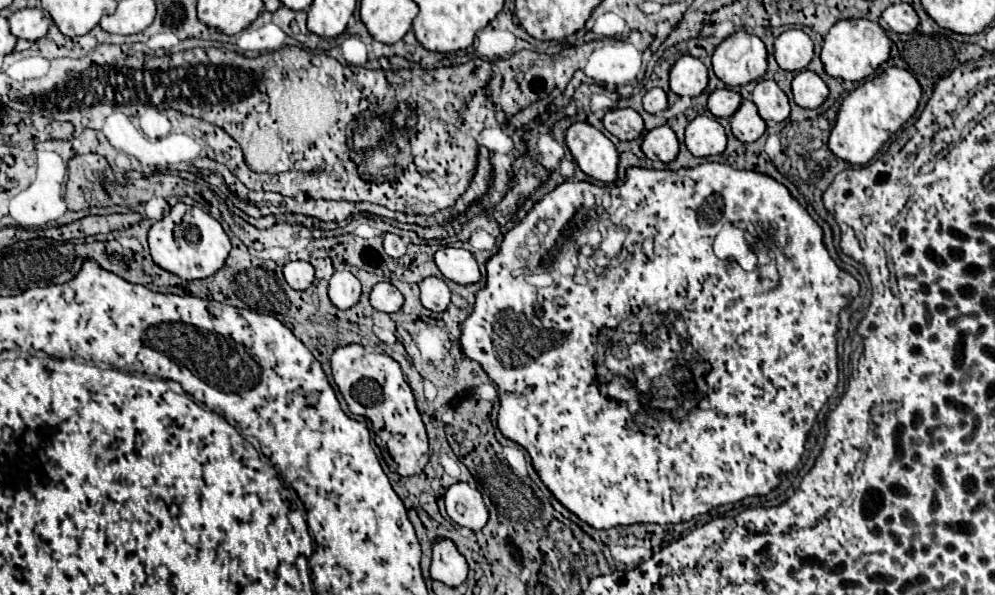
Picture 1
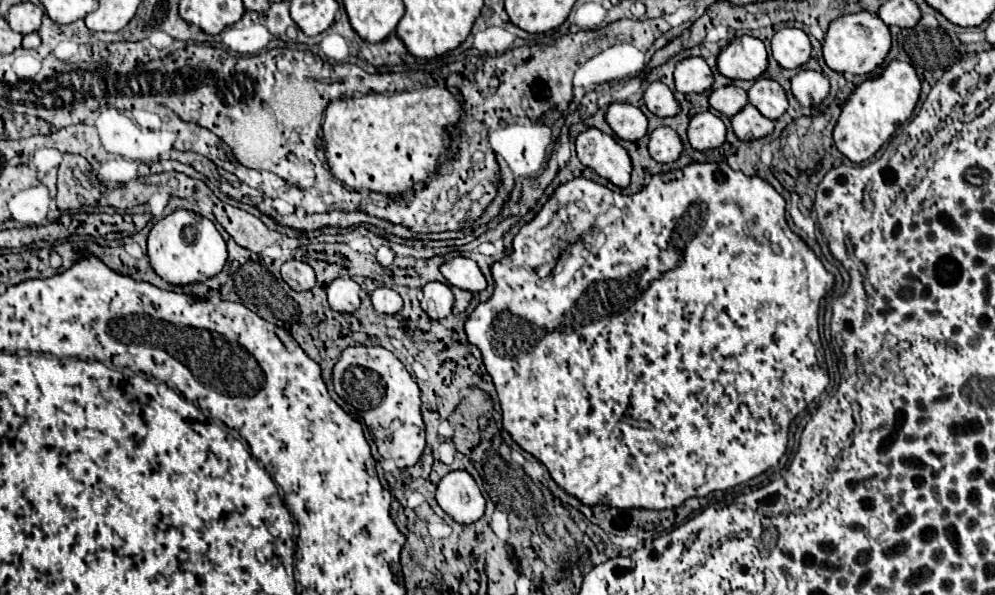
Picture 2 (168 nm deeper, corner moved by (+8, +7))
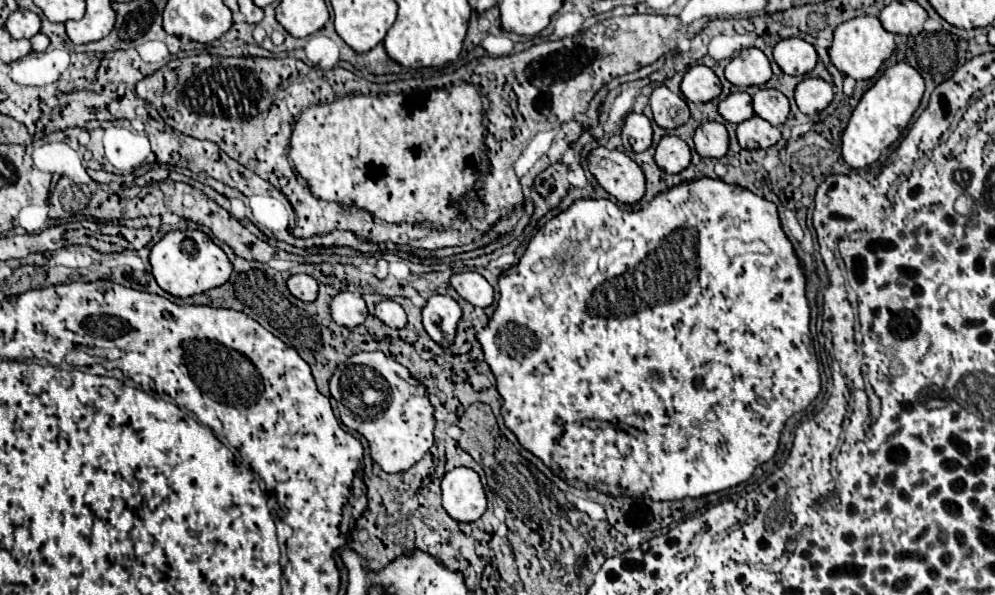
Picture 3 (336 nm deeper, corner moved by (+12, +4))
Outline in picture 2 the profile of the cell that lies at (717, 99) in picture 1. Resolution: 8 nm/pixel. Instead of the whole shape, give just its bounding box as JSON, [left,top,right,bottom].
[710,85,748,117]

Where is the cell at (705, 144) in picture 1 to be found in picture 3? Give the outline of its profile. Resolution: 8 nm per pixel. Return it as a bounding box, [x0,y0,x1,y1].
[694,122,728,158]

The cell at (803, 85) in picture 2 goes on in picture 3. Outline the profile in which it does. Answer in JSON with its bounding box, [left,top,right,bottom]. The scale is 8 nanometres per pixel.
[794,78,832,116]

